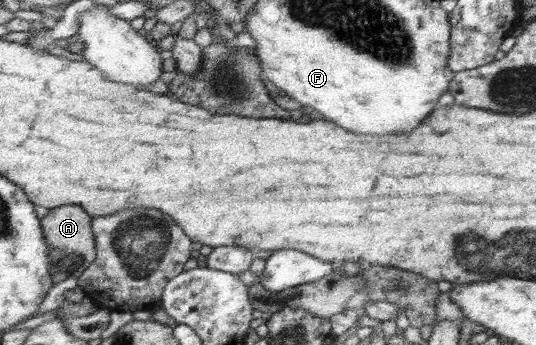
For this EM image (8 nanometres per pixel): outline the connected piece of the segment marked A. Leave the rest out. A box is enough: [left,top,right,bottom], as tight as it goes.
[42,205,98,283]

